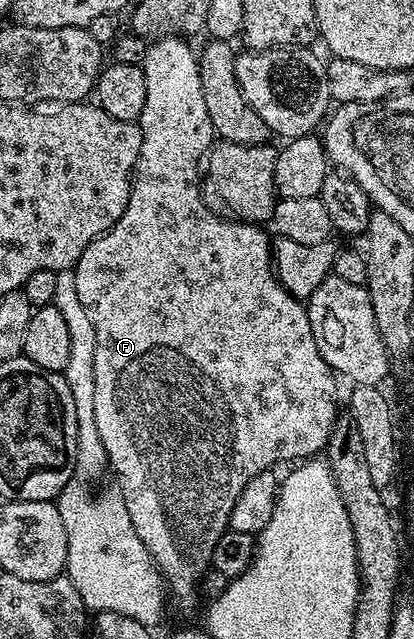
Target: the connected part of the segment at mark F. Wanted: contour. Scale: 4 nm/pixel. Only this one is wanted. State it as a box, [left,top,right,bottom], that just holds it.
[73,34,337,604]

